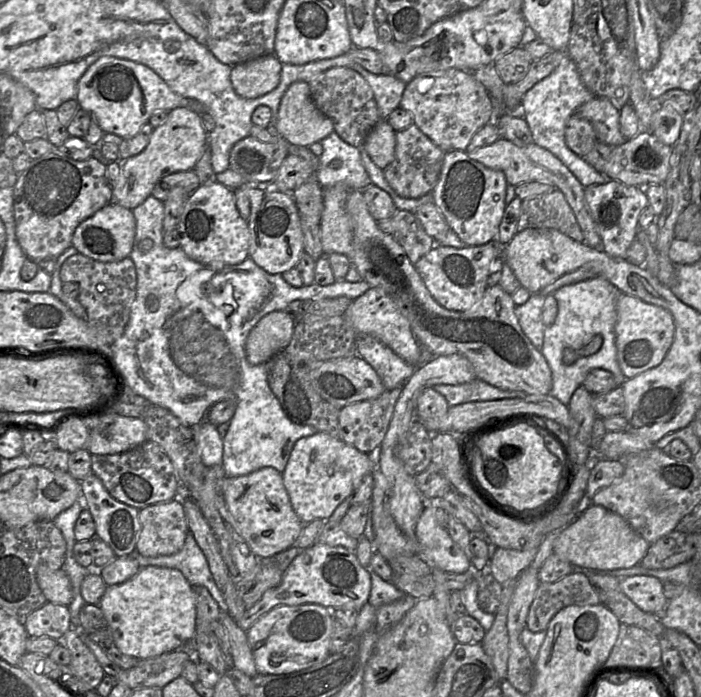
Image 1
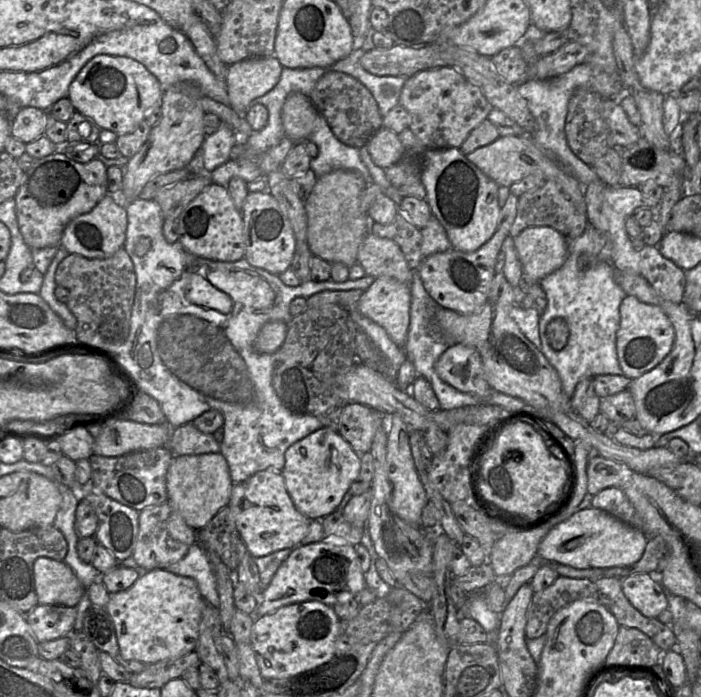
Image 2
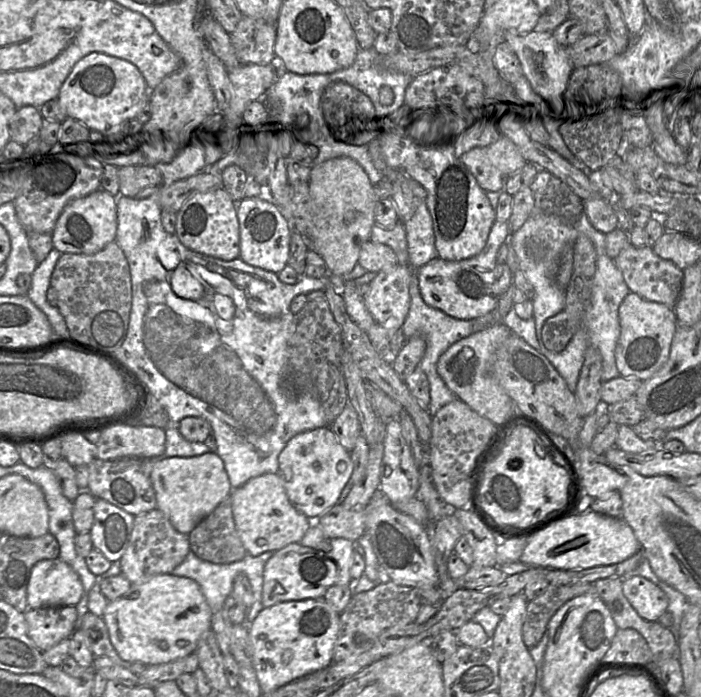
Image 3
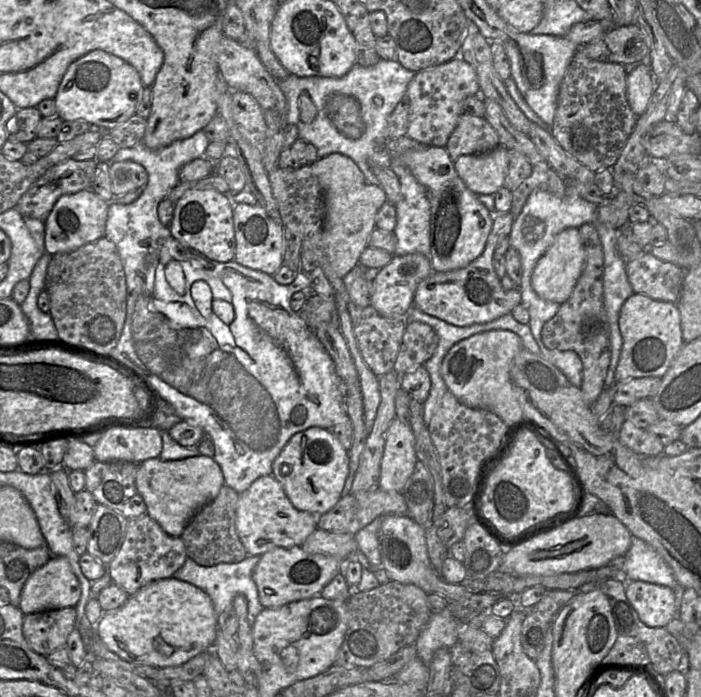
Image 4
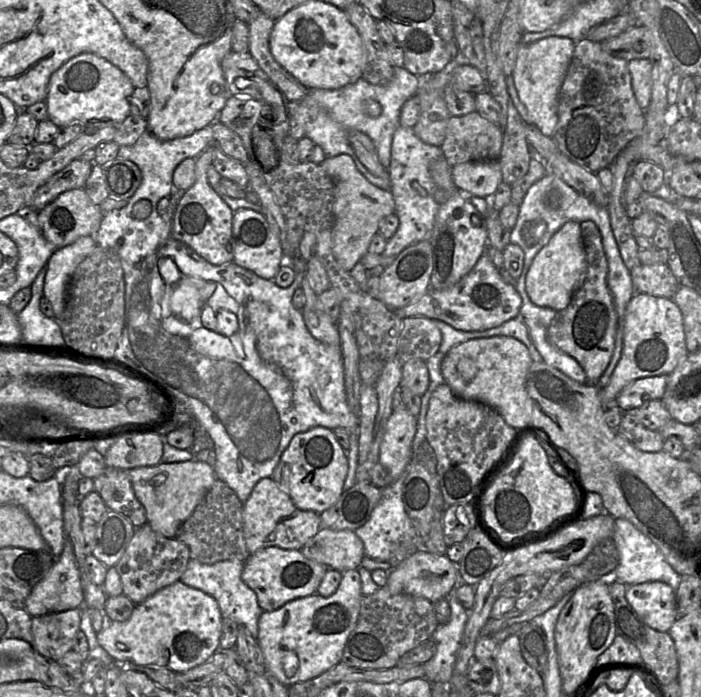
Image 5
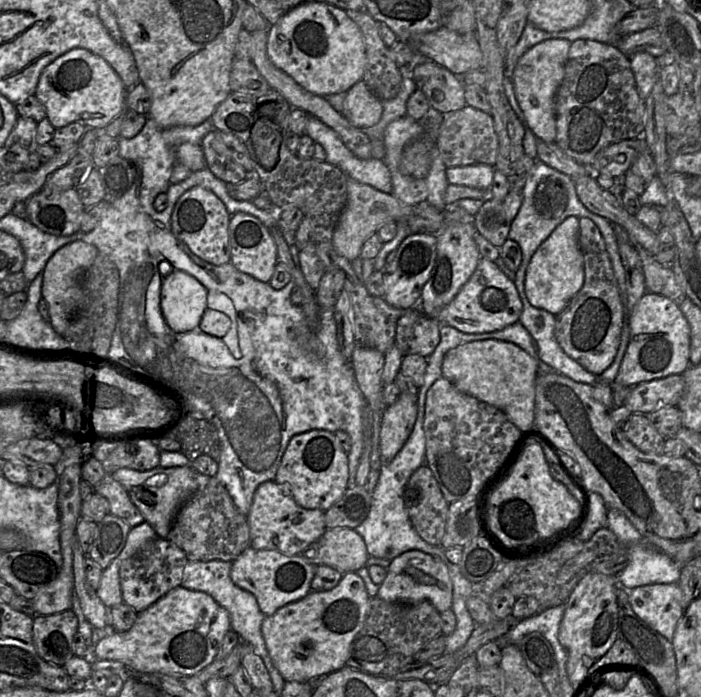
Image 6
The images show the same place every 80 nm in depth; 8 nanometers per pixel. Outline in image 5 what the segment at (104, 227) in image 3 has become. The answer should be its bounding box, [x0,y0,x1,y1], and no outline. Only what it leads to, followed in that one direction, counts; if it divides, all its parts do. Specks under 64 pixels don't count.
[38,188,103,249]

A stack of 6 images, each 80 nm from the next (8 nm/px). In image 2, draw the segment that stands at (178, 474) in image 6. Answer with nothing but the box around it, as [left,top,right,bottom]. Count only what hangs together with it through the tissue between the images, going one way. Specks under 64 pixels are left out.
[166,453,232,530]

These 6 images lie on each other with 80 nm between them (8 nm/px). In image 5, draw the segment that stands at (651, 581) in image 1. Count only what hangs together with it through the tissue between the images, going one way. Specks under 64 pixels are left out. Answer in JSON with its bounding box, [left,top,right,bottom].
[626,582,678,632]

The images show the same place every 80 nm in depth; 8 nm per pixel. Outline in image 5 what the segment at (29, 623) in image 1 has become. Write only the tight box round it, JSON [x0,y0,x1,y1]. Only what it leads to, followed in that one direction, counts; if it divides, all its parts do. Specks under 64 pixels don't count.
[31,608,80,661]

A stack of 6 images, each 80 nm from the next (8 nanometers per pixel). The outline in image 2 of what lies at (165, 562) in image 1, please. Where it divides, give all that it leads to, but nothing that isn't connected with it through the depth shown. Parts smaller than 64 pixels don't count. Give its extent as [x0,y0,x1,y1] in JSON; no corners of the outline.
[165,543,219,608]

